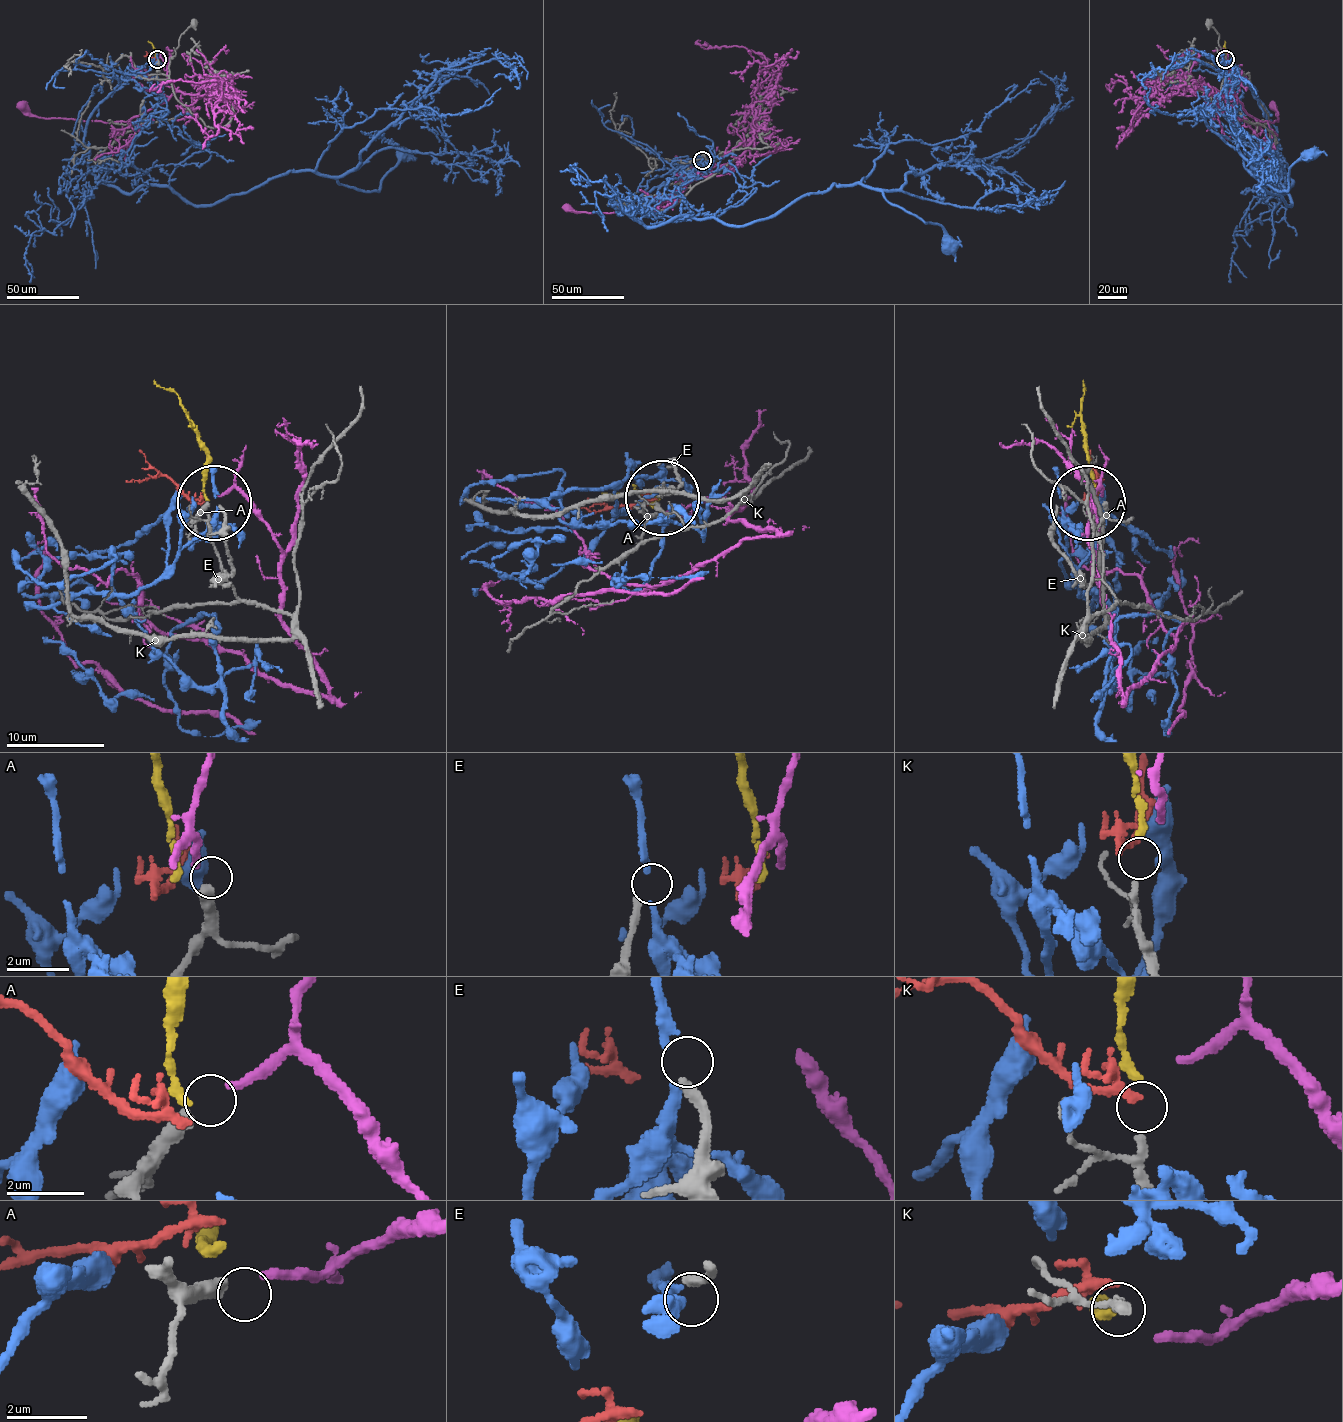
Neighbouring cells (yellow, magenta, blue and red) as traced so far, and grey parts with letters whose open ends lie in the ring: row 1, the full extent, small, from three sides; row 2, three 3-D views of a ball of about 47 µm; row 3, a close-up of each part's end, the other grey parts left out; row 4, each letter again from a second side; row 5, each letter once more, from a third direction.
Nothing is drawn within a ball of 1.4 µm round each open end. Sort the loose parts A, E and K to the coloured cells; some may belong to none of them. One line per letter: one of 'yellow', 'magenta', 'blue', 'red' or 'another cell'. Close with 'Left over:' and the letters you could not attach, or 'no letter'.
A: magenta
E: another cell
K: yellow
Left over: E

